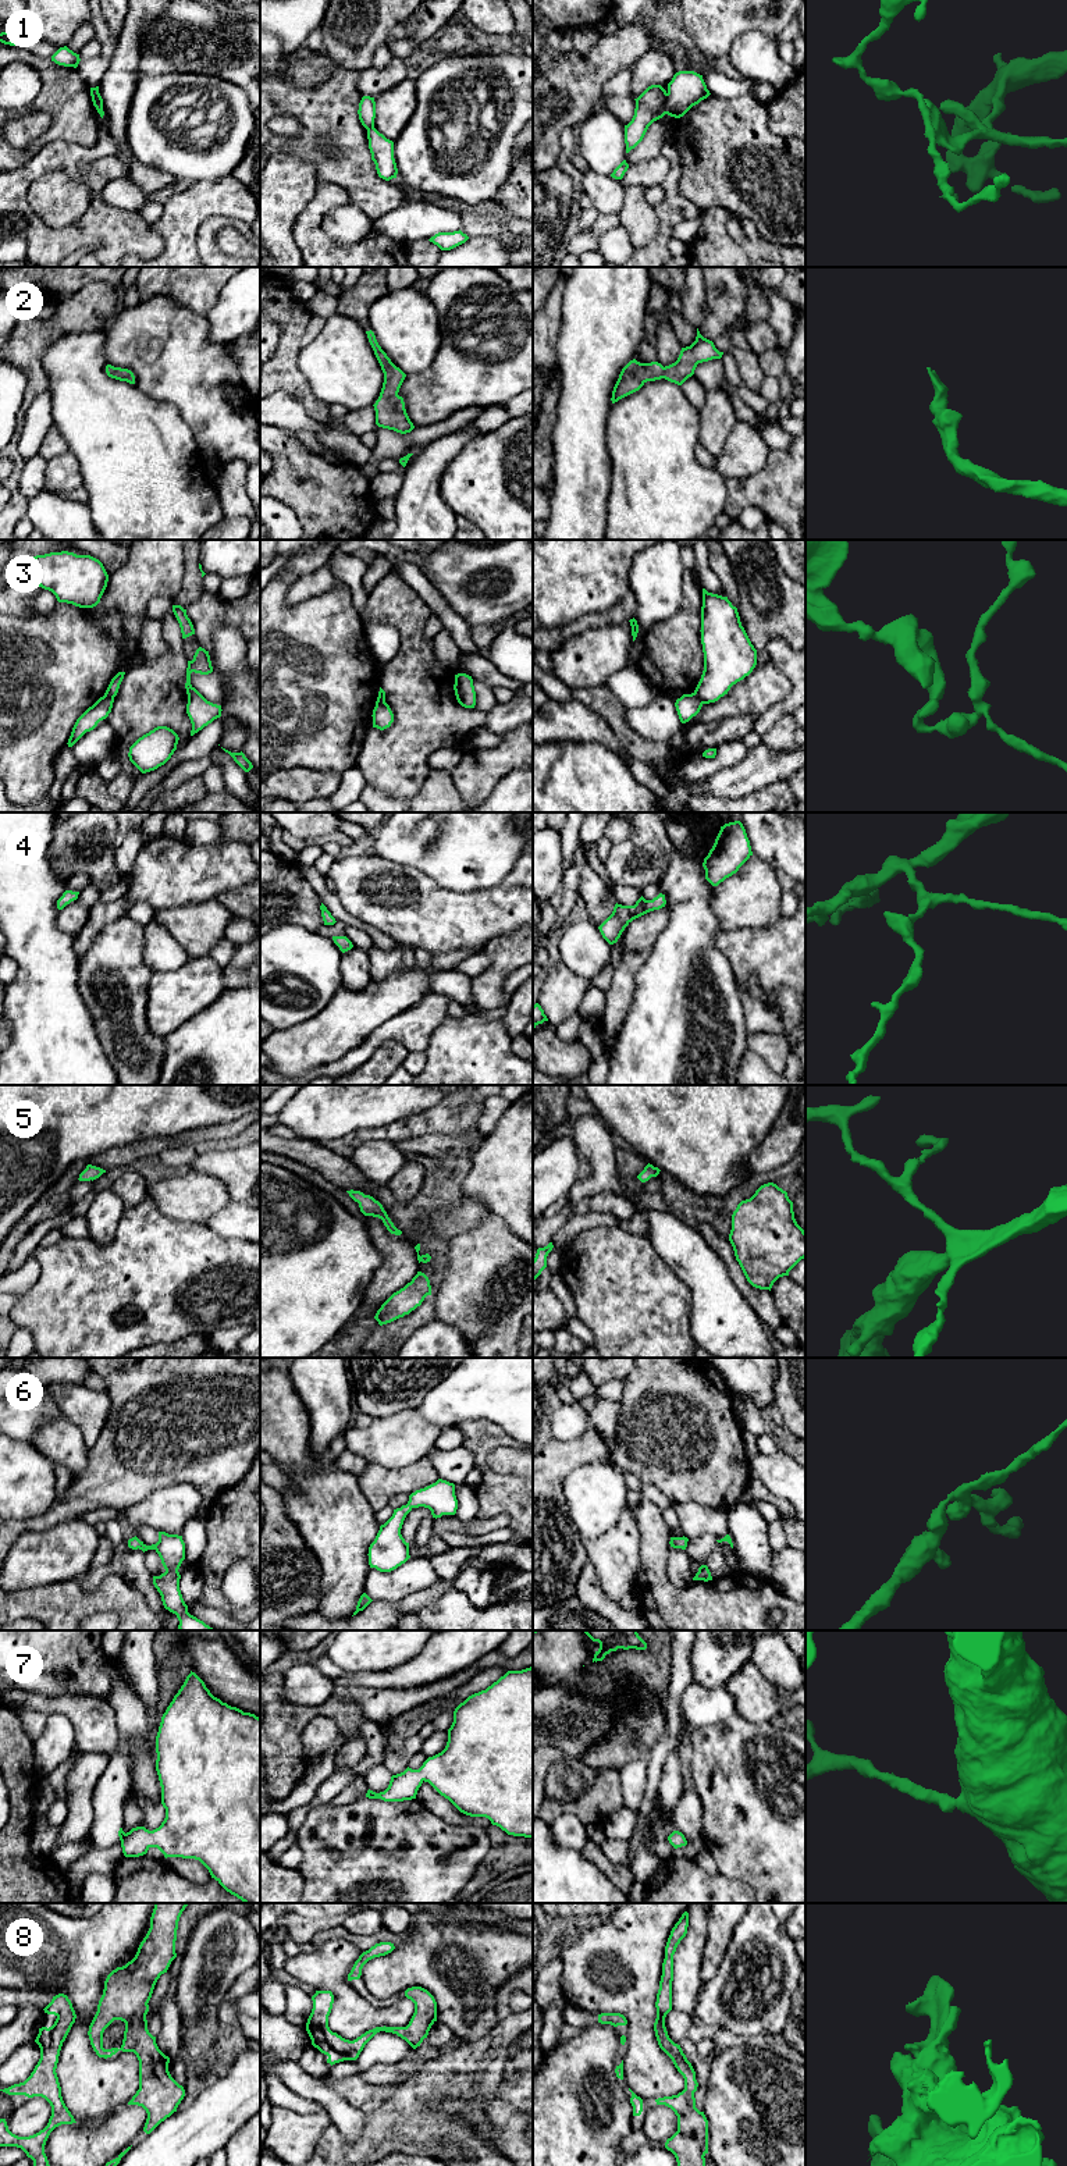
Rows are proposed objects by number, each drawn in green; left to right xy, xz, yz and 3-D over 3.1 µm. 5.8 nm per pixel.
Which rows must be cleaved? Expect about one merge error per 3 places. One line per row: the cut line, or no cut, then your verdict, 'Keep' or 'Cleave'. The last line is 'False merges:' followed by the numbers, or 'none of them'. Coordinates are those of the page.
1: Split along yz (667, 93), (665, 113). Cleave
2: No split. Keep
3: Split along yz (693, 693), (703, 703). Cleave
4: No split. Keep
5: No split. Keep
6: No split. Keep
7: No split. Keep
8: No split. Keep
False merges: 1, 3

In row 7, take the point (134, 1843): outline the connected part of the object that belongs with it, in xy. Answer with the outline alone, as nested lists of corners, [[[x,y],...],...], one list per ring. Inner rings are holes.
[[[191,1671],[161,1717],[156,1771],[166,1818],[153,1831],[118,1831],[125,1857],[157,1847],[164,1857],[199,1860],[227,1892],[260,1903],[260,1718],[214,1697]]]

